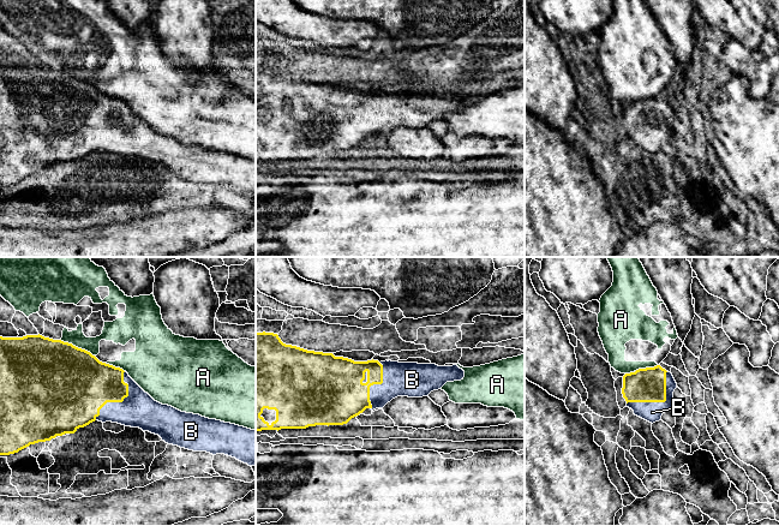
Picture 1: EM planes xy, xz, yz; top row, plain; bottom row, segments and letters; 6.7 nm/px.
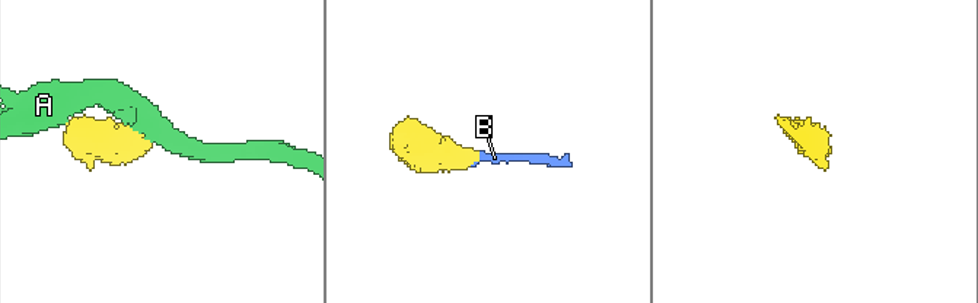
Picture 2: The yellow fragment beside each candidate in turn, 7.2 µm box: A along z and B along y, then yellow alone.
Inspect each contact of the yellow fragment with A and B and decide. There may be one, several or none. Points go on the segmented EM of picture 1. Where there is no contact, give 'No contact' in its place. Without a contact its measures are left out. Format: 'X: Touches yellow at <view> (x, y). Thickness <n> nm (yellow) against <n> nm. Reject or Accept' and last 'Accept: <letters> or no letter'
A: Touches yellow at xy (77, 347). Thickness 500 nm (yellow) against 120 nm. Reject
B: Touches yellow at yz (660, 401). Thickness 220 nm (yellow) against 140 nm. Accept
Accept: B

